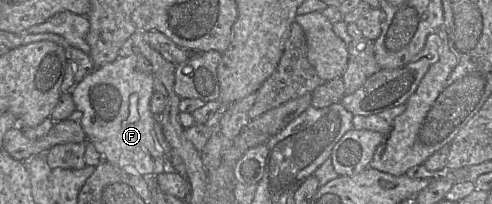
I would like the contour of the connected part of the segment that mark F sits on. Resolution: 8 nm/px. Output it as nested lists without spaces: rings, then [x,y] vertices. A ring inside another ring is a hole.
[[[118,56],[114,61],[95,68],[76,83],[70,95],[81,113],[80,125],[90,141],[100,153],[103,161],[129,169],[142,177],[153,178],[168,169],[166,157],[155,136],[156,116],[151,112],[150,100],[155,92],[151,74],[138,68],[135,56]]]

